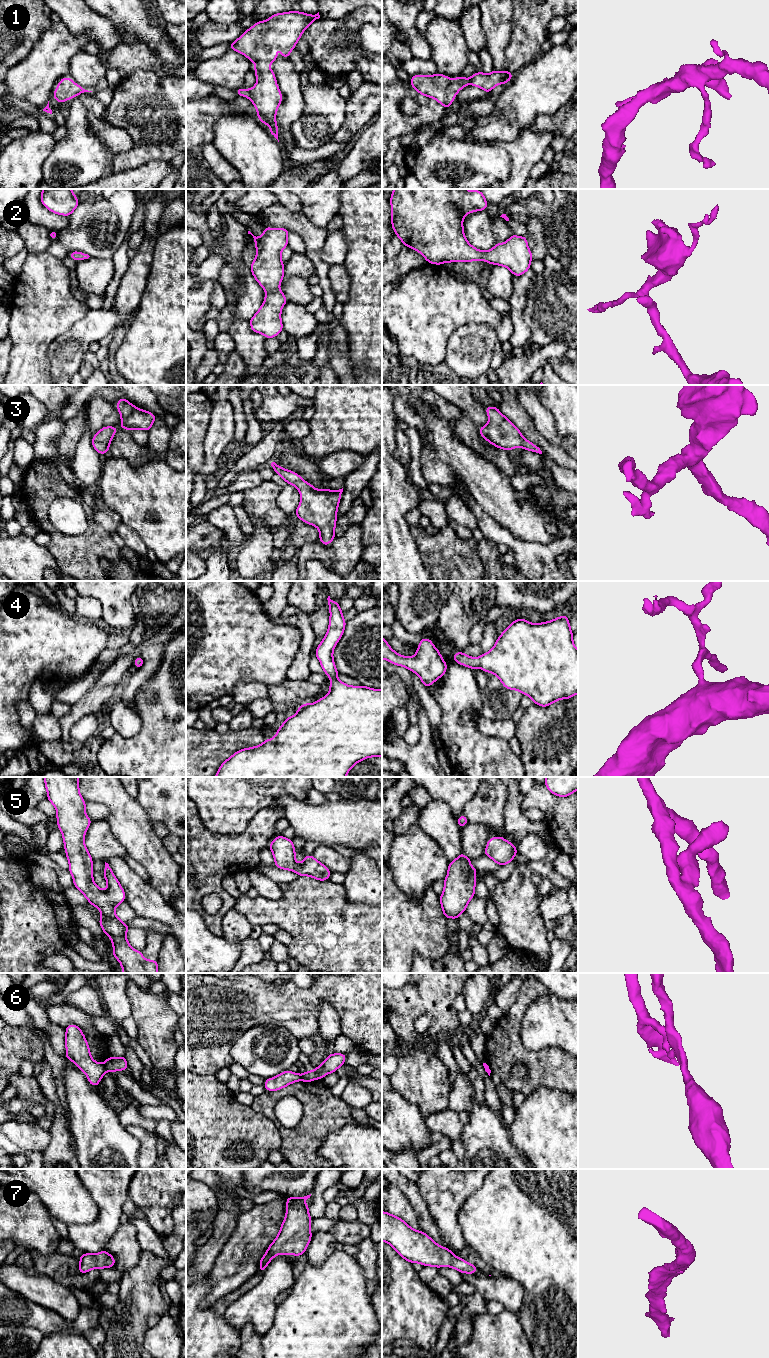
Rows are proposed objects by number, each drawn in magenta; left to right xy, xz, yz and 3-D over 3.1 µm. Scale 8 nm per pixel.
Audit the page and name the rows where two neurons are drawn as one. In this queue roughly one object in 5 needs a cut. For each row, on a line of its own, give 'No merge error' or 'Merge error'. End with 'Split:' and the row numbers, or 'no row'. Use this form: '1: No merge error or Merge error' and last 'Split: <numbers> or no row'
1: No merge error
2: No merge error
3: No merge error
4: No merge error
5: No merge error
6: Merge error
7: No merge error
Split: 6

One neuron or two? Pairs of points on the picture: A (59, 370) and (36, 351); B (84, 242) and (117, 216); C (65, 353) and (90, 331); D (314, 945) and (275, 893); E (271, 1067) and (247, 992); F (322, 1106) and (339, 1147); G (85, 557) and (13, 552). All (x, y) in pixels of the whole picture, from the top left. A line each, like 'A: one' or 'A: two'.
A: two
B: one
C: one
D: two
E: two
F: two
G: two

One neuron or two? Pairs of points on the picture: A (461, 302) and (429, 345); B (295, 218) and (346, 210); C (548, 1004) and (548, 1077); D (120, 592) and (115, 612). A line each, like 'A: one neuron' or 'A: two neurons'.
A: one neuron
B: two neurons
C: two neurons
D: one neuron

